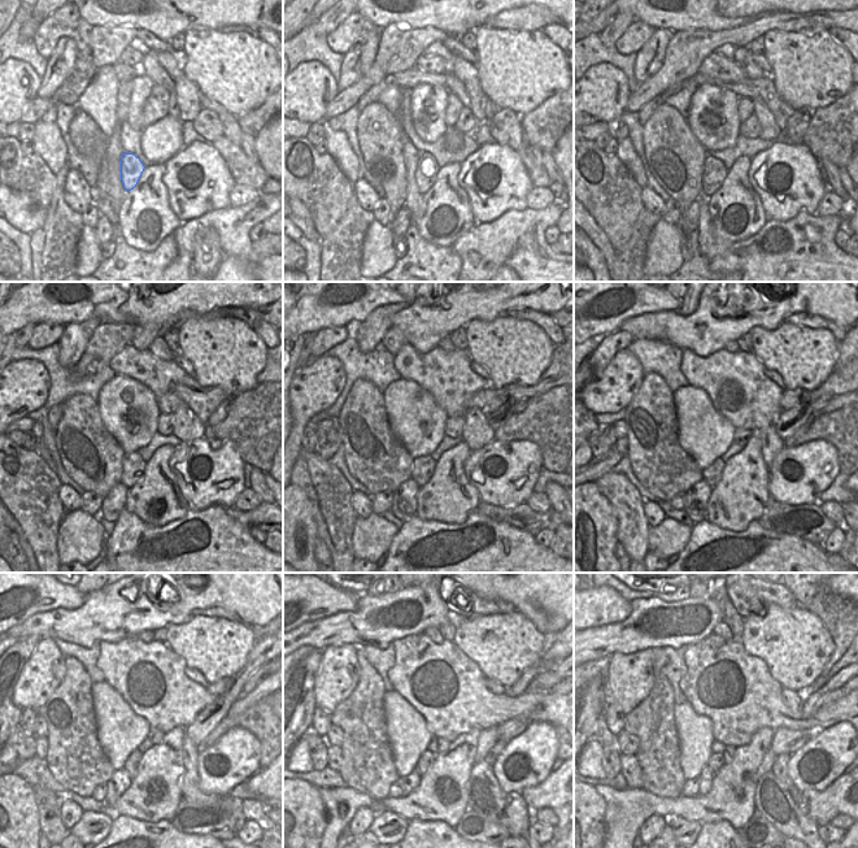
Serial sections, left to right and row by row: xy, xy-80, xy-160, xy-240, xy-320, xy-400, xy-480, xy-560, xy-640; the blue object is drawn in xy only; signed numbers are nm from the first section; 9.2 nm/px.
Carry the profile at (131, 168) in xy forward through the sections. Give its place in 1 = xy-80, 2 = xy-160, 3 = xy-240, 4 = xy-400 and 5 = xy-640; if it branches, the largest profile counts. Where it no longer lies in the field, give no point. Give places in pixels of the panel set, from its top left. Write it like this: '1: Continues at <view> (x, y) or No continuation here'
1: Continues at xy-80 (427, 169)
2: Continues at xy-160 (715, 172)
3: Continues at xy-240 (134, 466)
4: Continues at xy-400 (713, 474)
5: Continues at xy-640 (715, 762)

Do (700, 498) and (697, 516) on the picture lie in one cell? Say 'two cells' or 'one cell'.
one cell

